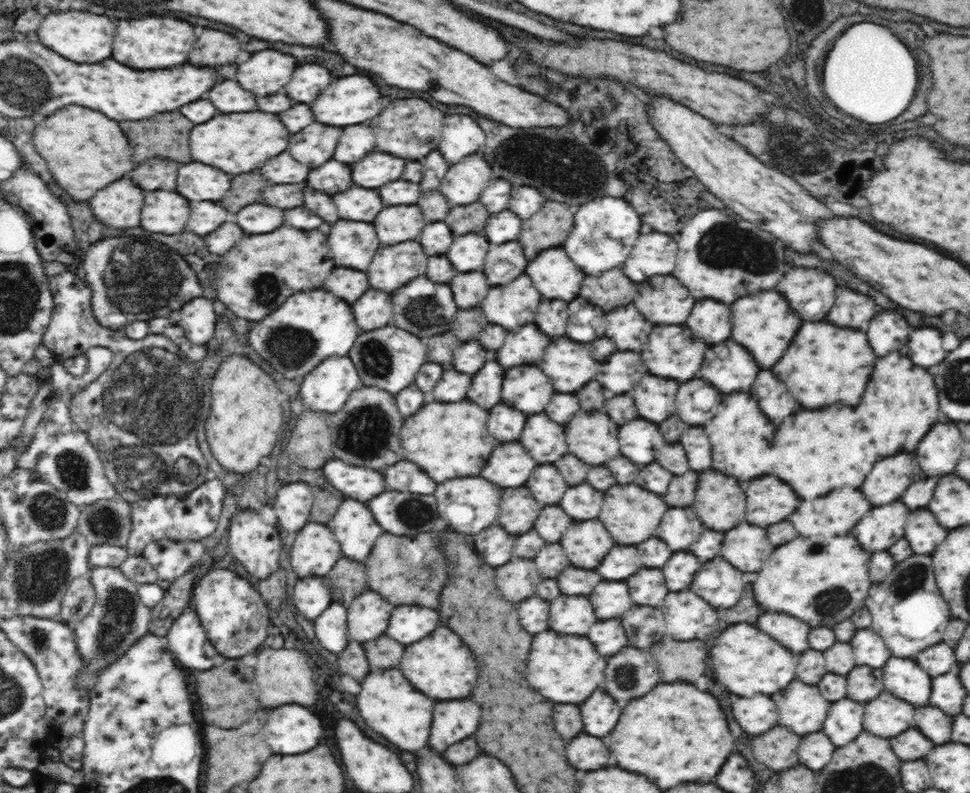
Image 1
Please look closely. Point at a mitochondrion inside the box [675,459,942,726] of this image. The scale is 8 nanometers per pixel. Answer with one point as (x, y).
(913, 578)

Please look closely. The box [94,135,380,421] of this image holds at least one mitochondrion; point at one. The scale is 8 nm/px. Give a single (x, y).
(140, 279)

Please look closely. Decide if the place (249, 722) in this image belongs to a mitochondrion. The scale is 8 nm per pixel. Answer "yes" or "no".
no

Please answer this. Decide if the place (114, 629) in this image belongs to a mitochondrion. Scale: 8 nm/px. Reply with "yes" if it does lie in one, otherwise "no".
yes

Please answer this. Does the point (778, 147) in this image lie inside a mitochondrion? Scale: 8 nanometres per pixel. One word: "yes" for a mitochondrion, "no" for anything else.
yes

